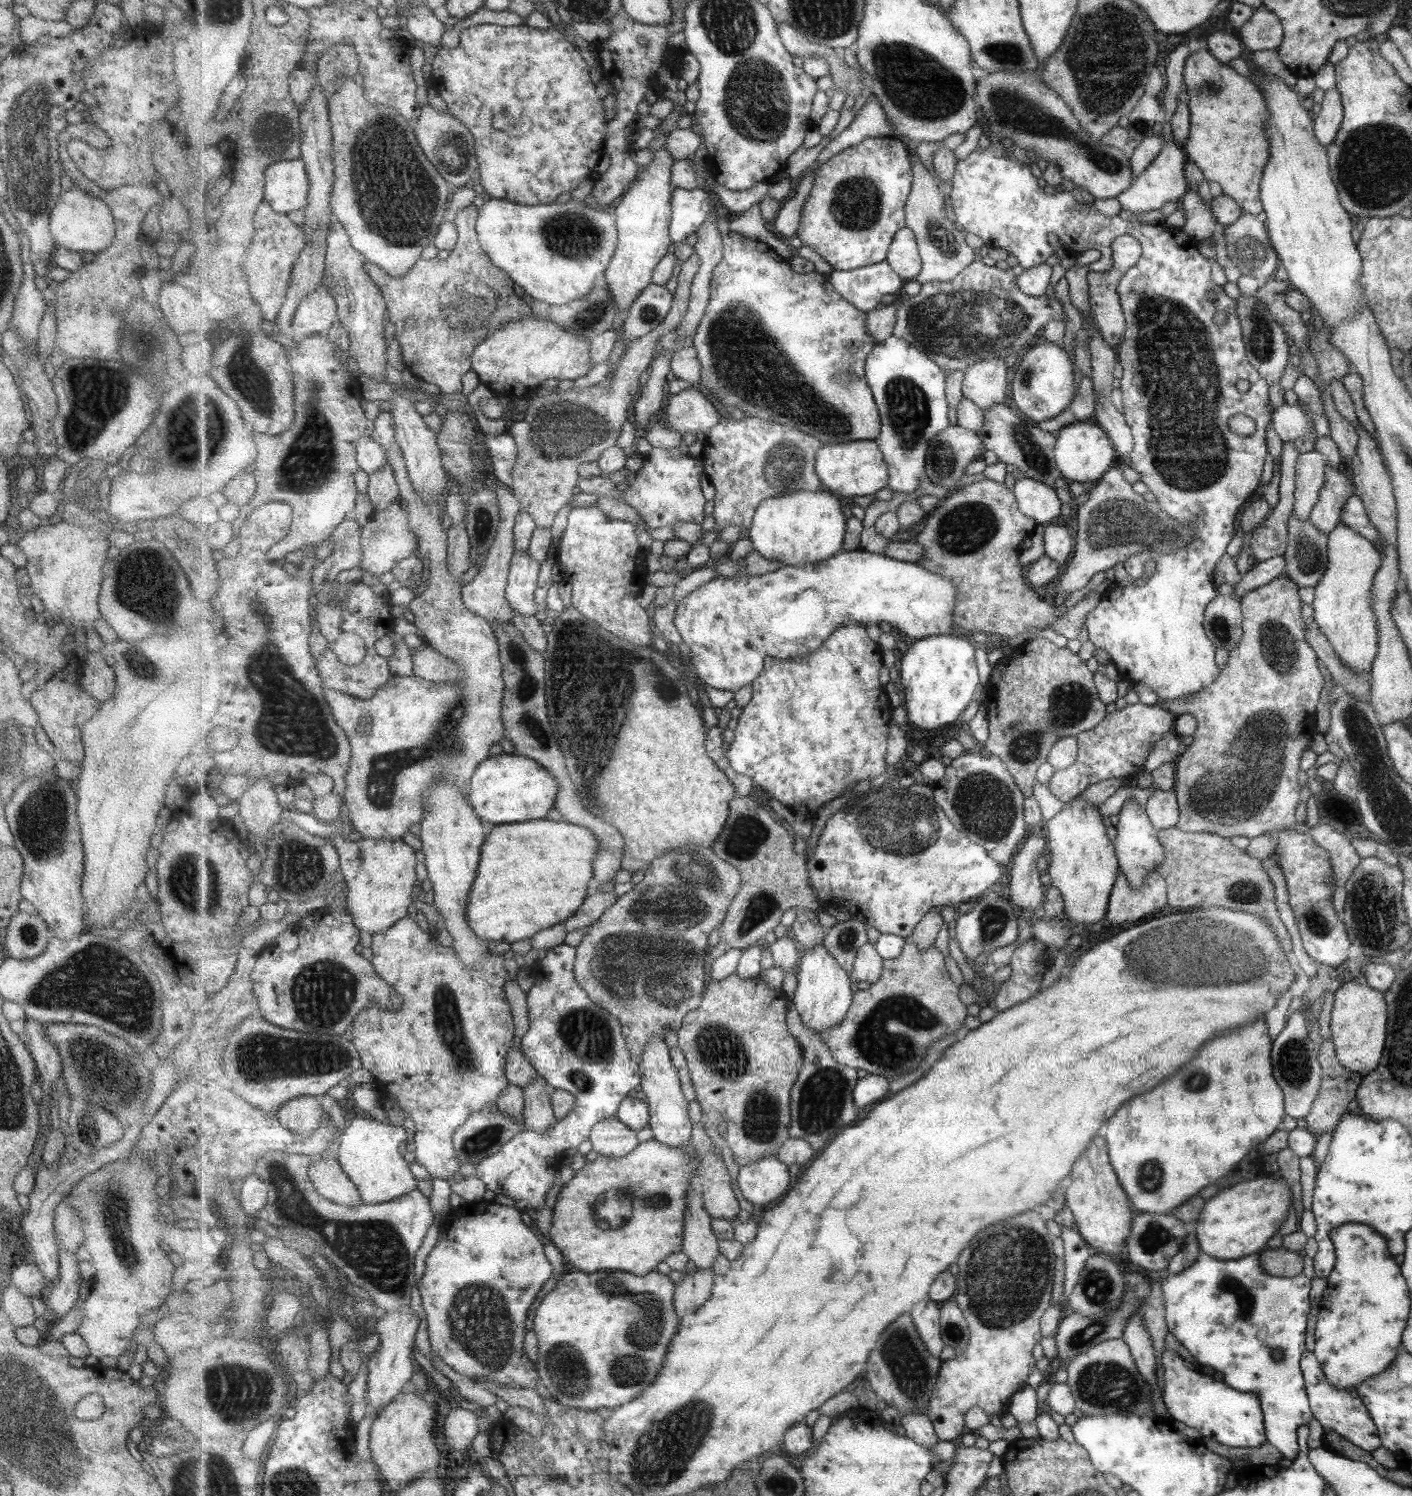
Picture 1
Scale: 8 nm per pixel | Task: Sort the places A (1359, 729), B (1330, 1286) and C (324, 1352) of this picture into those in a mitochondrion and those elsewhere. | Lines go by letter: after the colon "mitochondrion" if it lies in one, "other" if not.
A: mitochondrion
B: other
C: other

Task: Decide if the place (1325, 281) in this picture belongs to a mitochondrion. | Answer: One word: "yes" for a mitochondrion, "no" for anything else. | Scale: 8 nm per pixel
no

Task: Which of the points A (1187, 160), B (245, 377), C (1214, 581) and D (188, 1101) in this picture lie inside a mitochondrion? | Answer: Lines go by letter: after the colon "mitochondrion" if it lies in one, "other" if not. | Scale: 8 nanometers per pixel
A: other
B: mitochondrion
C: other
D: other

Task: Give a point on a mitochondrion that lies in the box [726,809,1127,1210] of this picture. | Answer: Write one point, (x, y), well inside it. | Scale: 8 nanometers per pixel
(884, 1038)

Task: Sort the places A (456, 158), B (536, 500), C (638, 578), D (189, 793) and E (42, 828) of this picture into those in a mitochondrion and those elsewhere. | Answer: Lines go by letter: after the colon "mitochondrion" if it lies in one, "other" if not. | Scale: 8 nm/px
A: mitochondrion
B: other
C: other
D: other
E: mitochondrion

